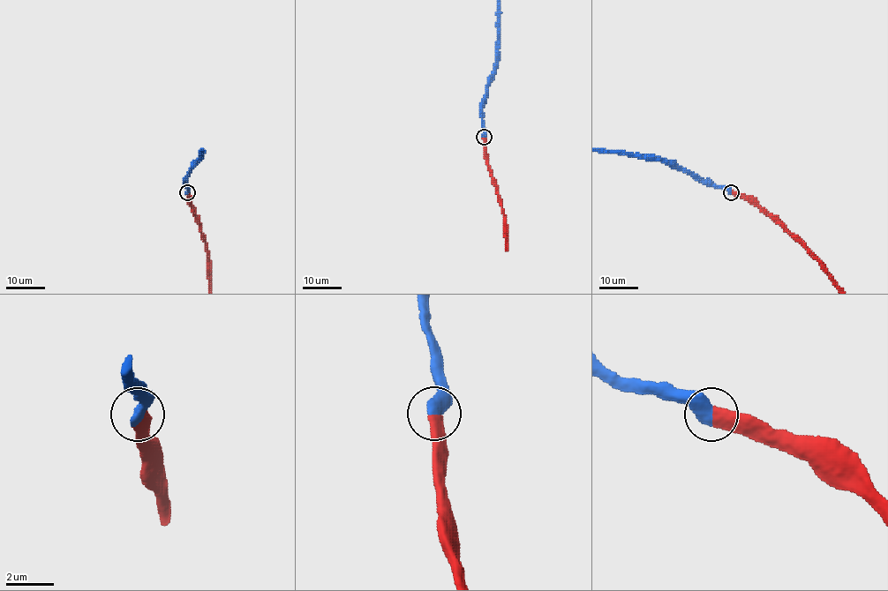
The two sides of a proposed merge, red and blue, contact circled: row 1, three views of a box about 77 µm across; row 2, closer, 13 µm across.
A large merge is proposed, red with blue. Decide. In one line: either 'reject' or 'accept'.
accept

